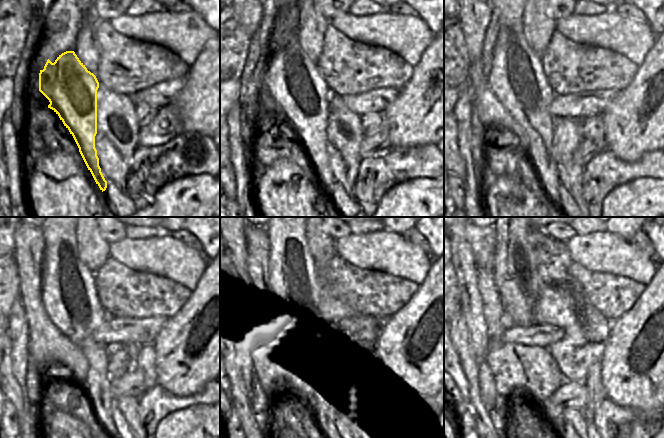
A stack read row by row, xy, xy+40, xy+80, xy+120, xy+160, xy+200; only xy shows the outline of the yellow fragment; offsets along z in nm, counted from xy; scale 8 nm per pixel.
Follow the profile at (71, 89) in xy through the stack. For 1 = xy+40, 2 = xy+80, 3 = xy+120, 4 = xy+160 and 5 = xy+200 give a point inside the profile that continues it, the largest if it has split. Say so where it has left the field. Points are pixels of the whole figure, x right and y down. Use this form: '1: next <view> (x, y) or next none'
1: next xy+40 (293, 81)
2: next xy+80 (516, 78)
3: next xy+120 (68, 294)
4: next xy+160 (296, 293)
5: next xy+200 (515, 266)

